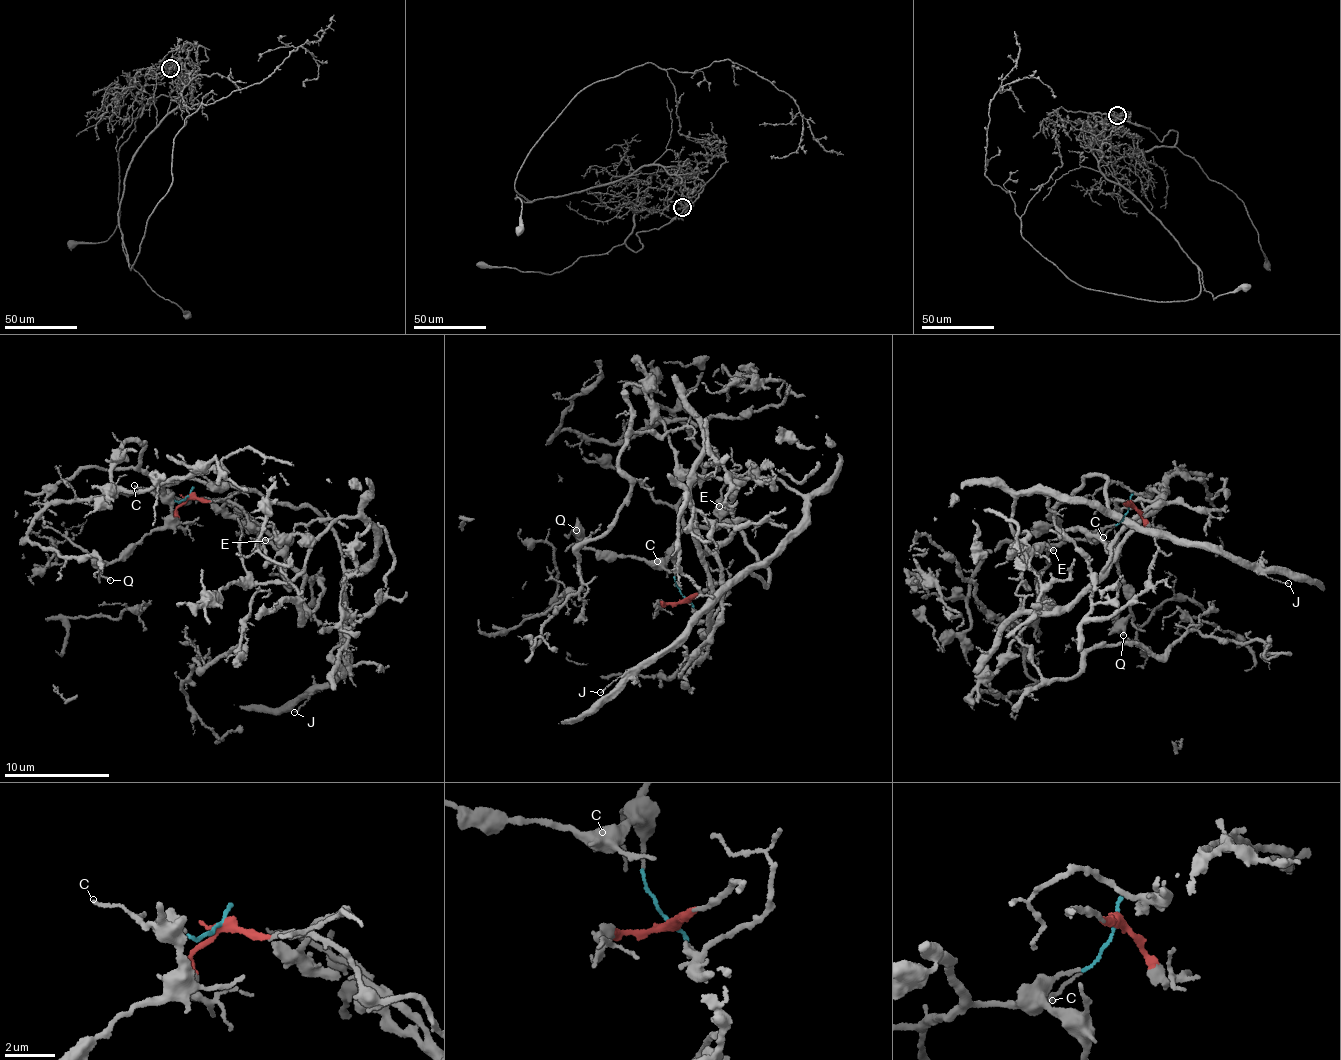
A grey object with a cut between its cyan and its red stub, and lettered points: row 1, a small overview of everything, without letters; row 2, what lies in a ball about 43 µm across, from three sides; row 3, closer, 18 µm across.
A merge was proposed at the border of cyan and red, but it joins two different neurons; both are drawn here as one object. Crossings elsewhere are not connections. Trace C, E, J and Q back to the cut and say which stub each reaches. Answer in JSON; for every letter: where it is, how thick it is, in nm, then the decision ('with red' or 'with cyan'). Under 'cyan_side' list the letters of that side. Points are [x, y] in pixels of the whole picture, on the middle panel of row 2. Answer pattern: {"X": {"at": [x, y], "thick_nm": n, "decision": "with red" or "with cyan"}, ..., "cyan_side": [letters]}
{"C": {"at": [657, 561], "thick_nm": 110, "decision": "with cyan"}, "E": {"at": [719, 506], "thick_nm": 140, "decision": "with cyan"}, "J": {"at": [600, 692], "thick_nm": 80, "decision": "with cyan"}, "Q": {"at": [576, 530], "thick_nm": 150, "decision": "with cyan"}, "cyan_side": ["C", "E", "J", "Q"]}

